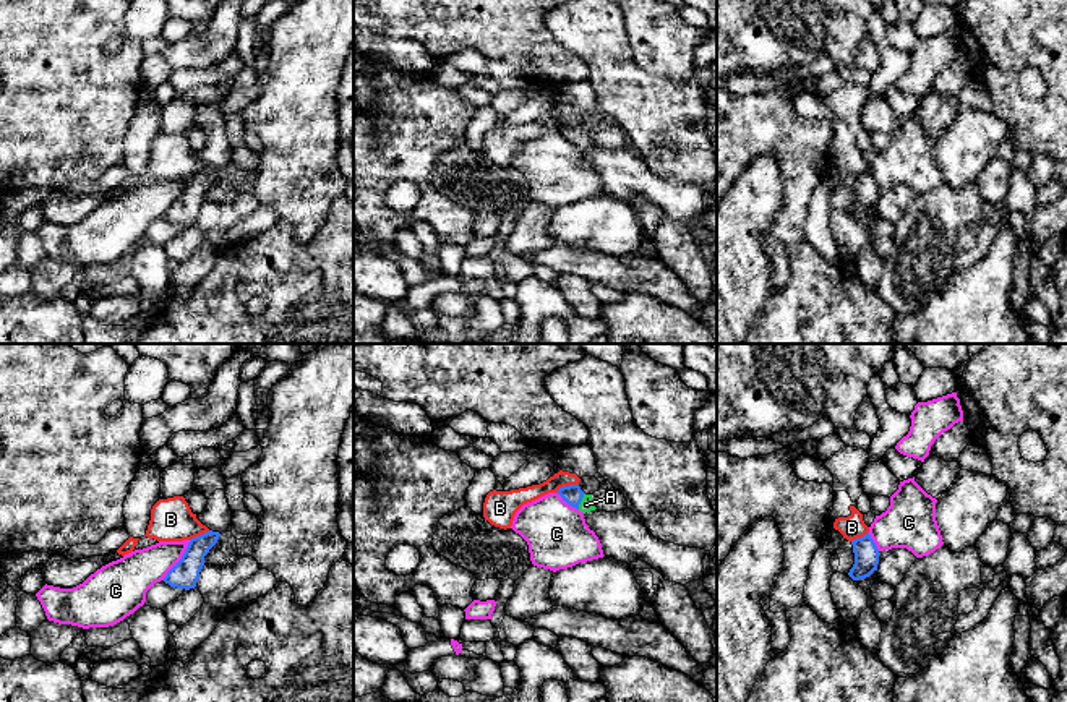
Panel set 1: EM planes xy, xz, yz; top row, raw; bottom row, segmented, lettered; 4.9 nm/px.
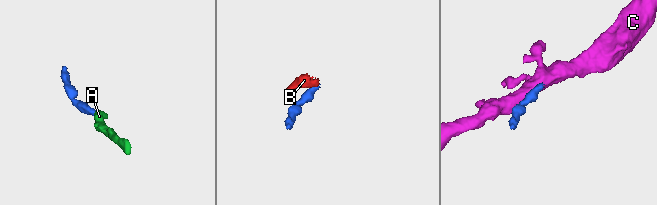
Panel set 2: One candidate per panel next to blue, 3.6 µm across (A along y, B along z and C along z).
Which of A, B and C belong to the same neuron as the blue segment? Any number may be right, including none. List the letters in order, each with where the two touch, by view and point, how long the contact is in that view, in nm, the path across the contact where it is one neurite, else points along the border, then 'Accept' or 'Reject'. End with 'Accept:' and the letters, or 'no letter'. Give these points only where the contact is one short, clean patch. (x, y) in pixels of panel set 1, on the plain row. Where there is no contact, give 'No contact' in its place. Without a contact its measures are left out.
A: Touches blue at xz (581, 136). Shared border 90 nm. Path across: xz (573, 132), (581, 136), (586, 141). Accept
B: Touches blue at xz (566, 124). Shared border 120 nm. Boundary: xz (578, 120), (569, 120), (557, 128). Reject
C: Touches blue at xy (180, 196). Shared border 240 nm. Boundary: xy (190, 177), (182, 195), (162, 216). Reject
Accept: A

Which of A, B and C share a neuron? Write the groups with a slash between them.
A / B / C

